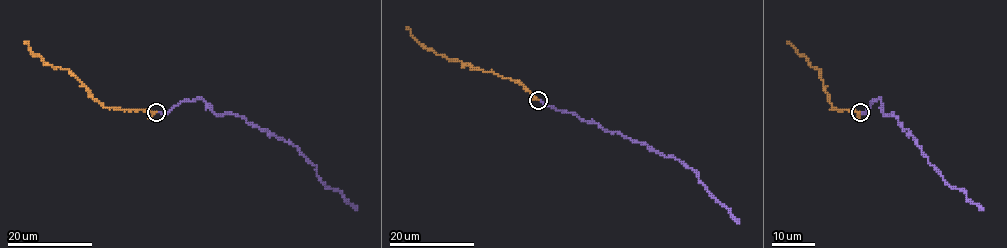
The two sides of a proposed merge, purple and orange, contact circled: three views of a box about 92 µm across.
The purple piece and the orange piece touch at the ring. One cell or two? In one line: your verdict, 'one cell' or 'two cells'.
one cell

